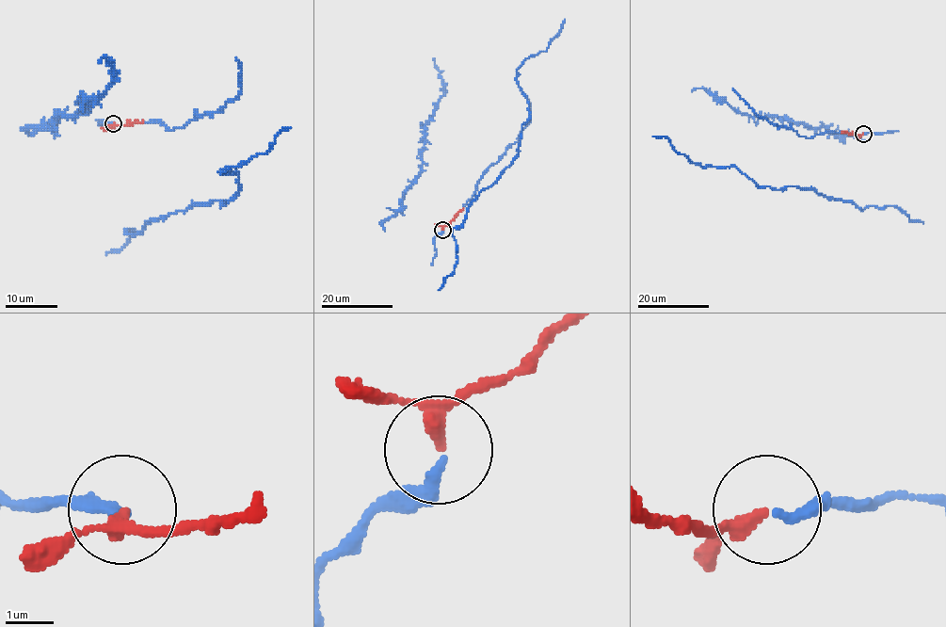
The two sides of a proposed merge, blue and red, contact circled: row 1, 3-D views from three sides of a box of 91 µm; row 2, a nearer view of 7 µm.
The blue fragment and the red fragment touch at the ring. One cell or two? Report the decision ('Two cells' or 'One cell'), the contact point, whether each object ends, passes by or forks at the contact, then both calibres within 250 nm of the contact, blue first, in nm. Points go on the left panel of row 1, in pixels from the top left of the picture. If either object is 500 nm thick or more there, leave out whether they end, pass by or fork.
One cell. Place: (113, 123). At the ring blue ends. At the ring red passes by. Thickness 200 nm (blue) against 220 nm

